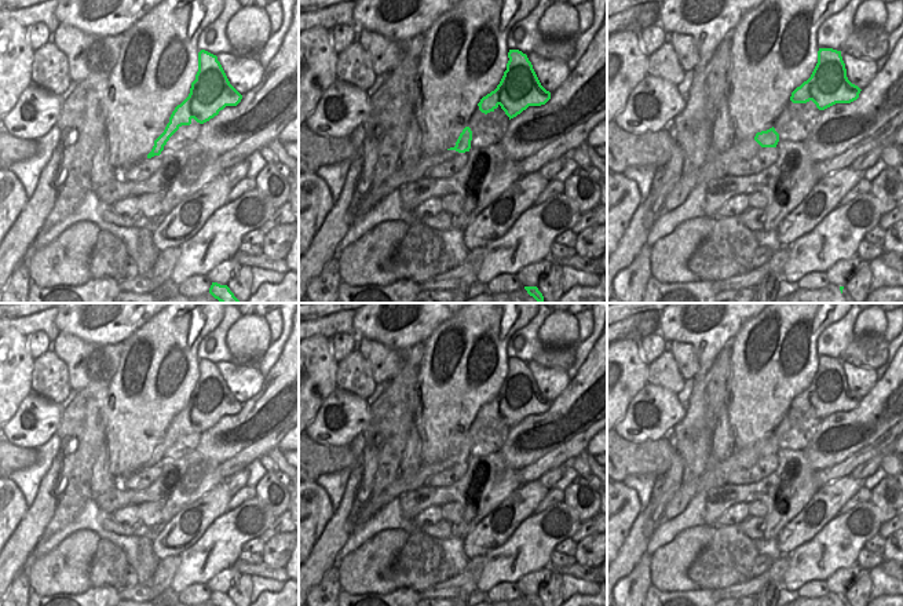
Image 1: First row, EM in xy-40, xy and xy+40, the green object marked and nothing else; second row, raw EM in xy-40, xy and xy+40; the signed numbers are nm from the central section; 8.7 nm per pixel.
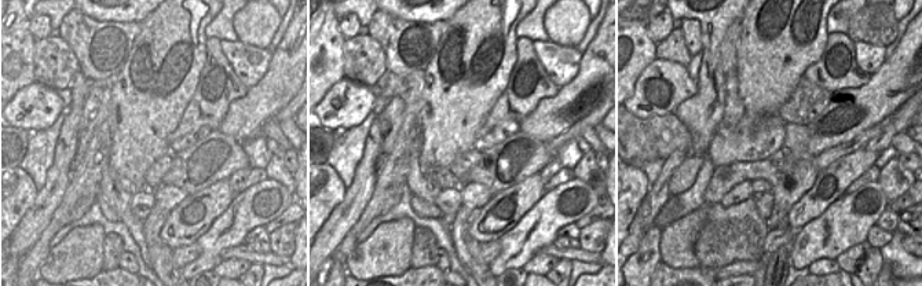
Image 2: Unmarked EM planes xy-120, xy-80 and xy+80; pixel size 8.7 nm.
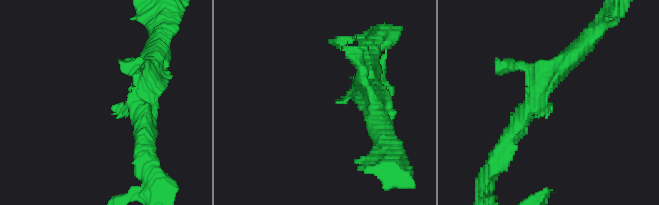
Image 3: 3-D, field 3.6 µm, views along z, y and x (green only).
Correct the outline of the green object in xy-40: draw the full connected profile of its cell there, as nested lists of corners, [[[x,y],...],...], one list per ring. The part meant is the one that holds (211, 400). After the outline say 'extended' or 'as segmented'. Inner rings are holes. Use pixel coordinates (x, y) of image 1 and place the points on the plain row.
[[[201,358],[198,380],[191,391],[189,405],[175,416],[164,441],[154,449],[147,467],[160,464],[169,446],[194,427],[204,432],[219,423],[226,415],[237,415],[242,404],[230,393],[217,365]]]; as segmented

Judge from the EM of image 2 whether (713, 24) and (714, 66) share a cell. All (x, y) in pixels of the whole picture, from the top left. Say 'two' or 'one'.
one

